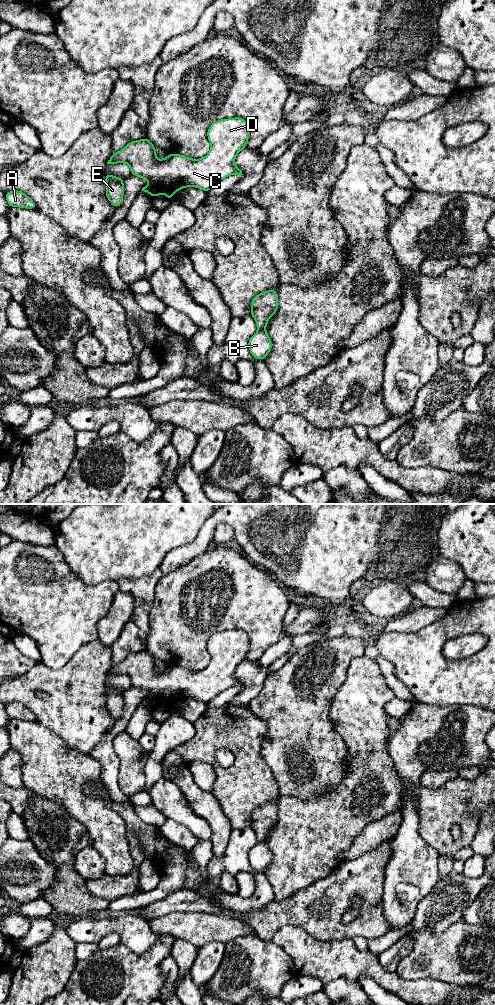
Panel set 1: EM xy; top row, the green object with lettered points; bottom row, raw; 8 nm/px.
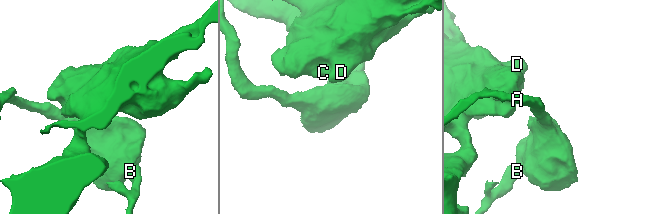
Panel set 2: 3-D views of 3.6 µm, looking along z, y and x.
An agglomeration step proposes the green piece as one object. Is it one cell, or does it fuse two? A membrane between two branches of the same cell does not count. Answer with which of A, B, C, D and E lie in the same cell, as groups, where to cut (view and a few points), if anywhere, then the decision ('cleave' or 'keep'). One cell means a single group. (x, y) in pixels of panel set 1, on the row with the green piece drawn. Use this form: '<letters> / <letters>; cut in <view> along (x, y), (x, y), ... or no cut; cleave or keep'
A C D E / B; cut in xy along (265, 328), (258, 331); cleave

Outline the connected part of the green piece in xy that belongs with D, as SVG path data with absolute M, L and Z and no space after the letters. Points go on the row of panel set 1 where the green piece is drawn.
M243 118L220 119L211 123L207 130L211 148L203 158L168 153L160 160L156 156L156 146L145 137L112 153L107 164L128 164L131 175L149 181L141 191L149 193L152 198L165 194L171 200L177 191L186 187L200 188L208 193L230 175L242 177L235 158L246 148L249 137L249 125Z

